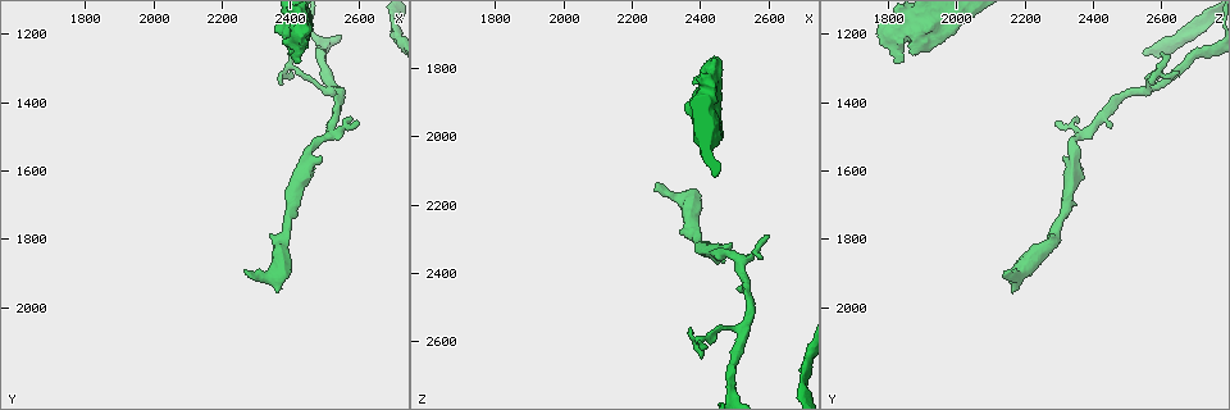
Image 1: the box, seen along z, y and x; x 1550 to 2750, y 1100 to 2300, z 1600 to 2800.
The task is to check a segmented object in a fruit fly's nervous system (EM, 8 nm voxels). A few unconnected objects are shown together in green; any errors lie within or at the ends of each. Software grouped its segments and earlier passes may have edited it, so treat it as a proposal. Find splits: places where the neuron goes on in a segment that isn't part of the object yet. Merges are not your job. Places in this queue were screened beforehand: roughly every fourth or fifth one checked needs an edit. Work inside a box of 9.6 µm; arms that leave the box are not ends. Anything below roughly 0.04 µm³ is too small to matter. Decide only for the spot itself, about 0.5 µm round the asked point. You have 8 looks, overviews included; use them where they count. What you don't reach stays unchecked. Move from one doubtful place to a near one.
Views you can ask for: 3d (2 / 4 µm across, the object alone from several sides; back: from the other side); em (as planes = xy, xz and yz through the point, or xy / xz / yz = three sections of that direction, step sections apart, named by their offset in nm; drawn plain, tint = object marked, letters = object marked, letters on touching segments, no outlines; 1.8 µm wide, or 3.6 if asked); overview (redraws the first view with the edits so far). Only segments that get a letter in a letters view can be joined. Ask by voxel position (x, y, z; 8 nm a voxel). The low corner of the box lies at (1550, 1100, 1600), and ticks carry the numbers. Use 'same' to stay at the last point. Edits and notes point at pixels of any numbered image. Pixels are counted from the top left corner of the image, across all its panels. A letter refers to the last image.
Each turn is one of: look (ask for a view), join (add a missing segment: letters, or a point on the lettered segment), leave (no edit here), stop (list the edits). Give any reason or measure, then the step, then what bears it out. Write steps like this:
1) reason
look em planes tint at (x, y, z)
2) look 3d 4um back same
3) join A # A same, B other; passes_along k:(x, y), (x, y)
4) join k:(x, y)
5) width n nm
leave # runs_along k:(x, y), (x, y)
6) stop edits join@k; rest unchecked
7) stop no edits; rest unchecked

thick end
look 3d 4um at (2450, 1170, 1770)

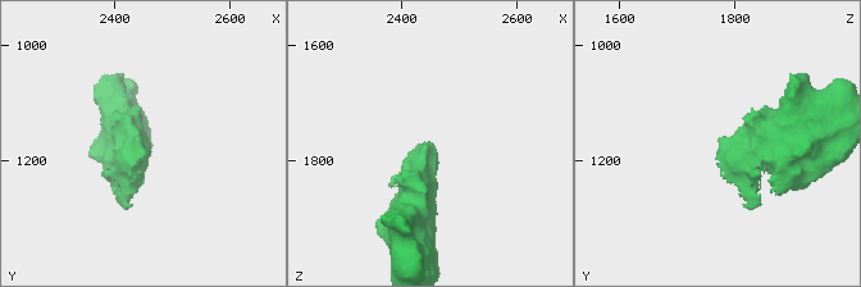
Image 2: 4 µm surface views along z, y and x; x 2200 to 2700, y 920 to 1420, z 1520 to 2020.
look em yz step 16 tint at (2450, 1175, 1770)

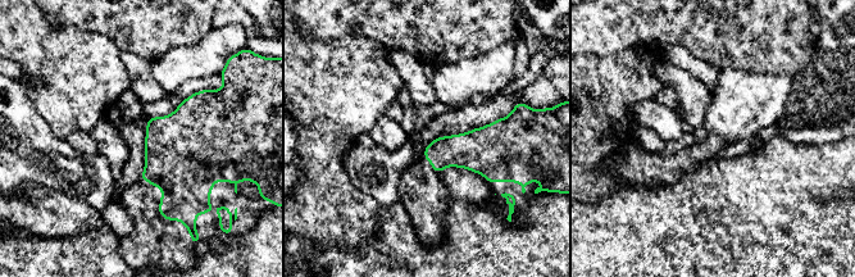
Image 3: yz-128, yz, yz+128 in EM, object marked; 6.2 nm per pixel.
look em planes letters same

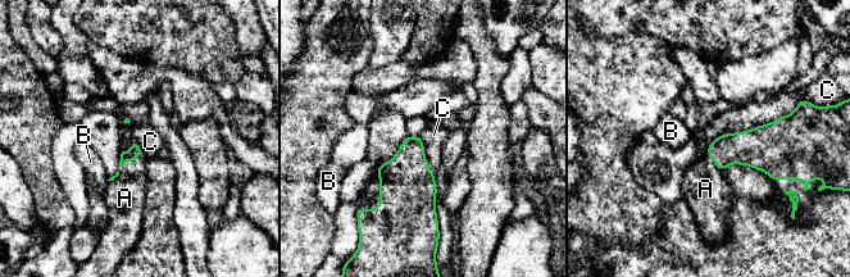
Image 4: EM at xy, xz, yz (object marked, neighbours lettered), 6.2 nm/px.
join A # A same, B other, C other; the neuron continues

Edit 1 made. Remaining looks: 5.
free end
look em xy step 4 letters at (2590, 1460, 2290)

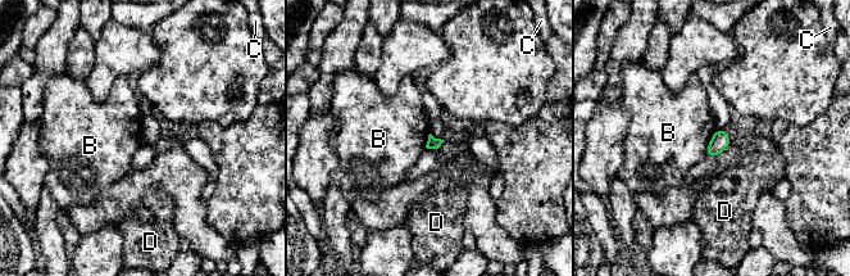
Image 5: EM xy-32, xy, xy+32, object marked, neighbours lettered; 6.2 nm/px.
longest_contact B 180 nm
leave # B other, C other, D other; border 5:(717, 130), (710, 139), (705, 155); no lettered segment goes on from it

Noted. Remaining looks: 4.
thick turns thin
look 3d 2um at (2400, 1740, 2310)

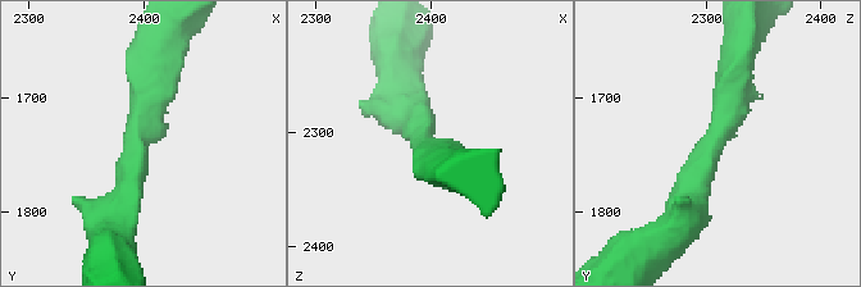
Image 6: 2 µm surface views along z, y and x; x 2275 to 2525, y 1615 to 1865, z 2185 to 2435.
shape alone is not enough
look em 3.6um yz step 16 plain at (2392, 1746, 2306)

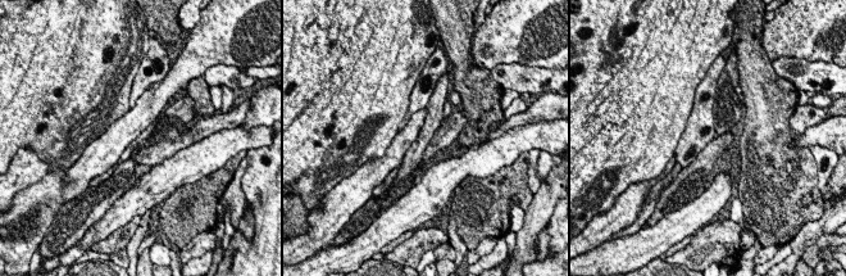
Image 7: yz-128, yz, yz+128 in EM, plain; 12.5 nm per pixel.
what lies round it
look em 3.6um yz step 16 letters same

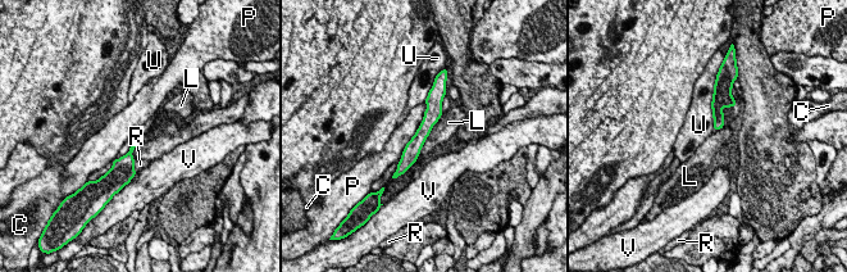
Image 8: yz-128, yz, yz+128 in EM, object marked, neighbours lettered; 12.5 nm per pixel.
width 30 nm
leave # C other, L other, P other, R other, U other, V other; none of them fits

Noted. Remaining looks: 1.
stop edits join@4; rest unchecked

